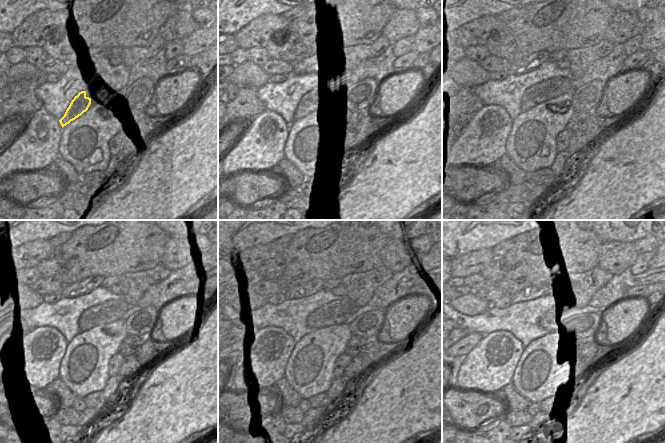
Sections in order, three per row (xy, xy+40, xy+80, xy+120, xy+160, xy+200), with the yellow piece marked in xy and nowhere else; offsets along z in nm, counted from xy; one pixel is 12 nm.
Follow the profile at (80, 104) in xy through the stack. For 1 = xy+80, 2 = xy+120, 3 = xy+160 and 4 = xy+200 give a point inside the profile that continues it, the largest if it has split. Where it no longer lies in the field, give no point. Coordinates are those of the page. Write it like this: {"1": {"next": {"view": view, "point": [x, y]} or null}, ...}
{"1": {"next": {"view": "xy+80", "point": [551, 88]}}, "2": {"next": {"view": "xy+120", "point": [112, 310]}}, "3": {"next": {"view": "xy+160", "point": [335, 312]}}, "4": {"next": {"view": "xy+200", "point": [564, 309]}}}

